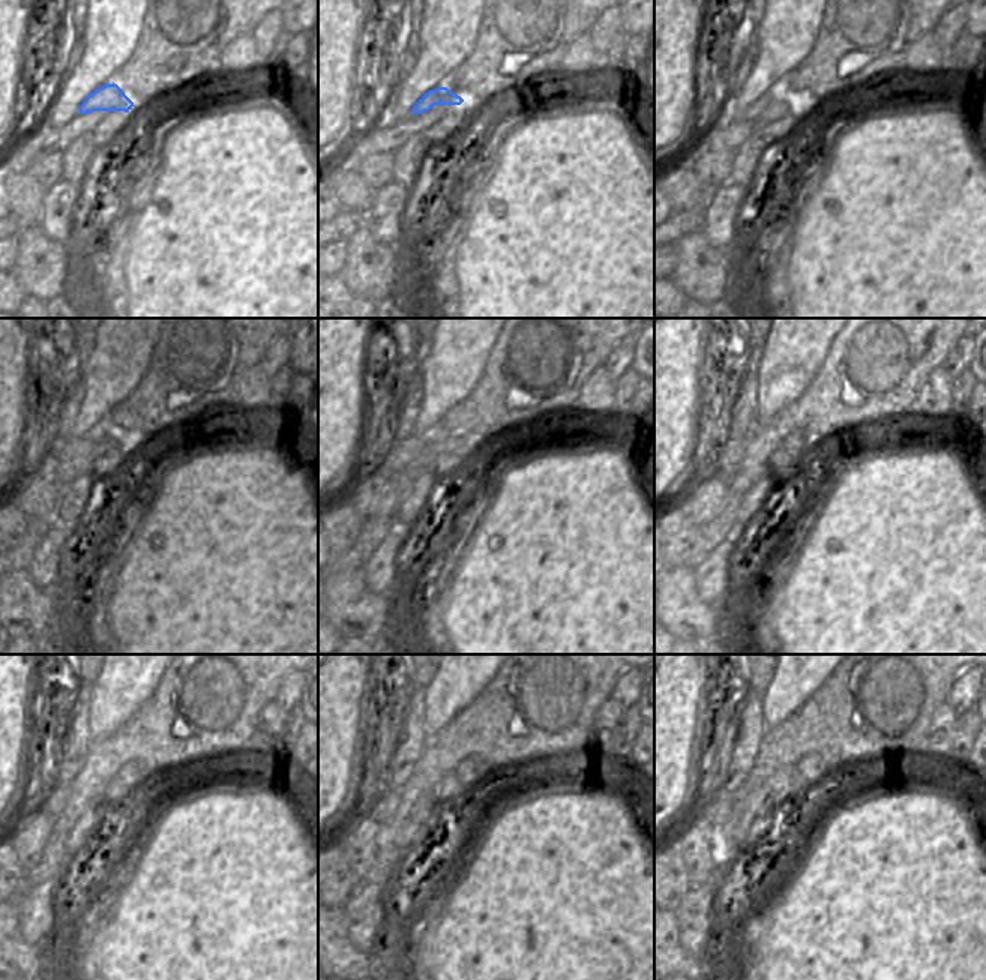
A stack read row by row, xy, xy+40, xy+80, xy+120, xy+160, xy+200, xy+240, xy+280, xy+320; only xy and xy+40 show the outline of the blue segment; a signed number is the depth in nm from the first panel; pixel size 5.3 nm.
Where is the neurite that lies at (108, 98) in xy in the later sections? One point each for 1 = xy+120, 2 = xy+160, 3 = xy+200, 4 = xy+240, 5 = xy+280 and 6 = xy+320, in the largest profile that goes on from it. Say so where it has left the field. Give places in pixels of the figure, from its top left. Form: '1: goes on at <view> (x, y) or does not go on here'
1: goes on at xy+120 (69, 458)
2: goes on at xy+160 (423, 464)
3: goes on at xy+200 (802, 441)
4: goes on at xy+240 (131, 775)
5: goes on at xy+280 (471, 770)
6: goes on at xy+320 (812, 767)

